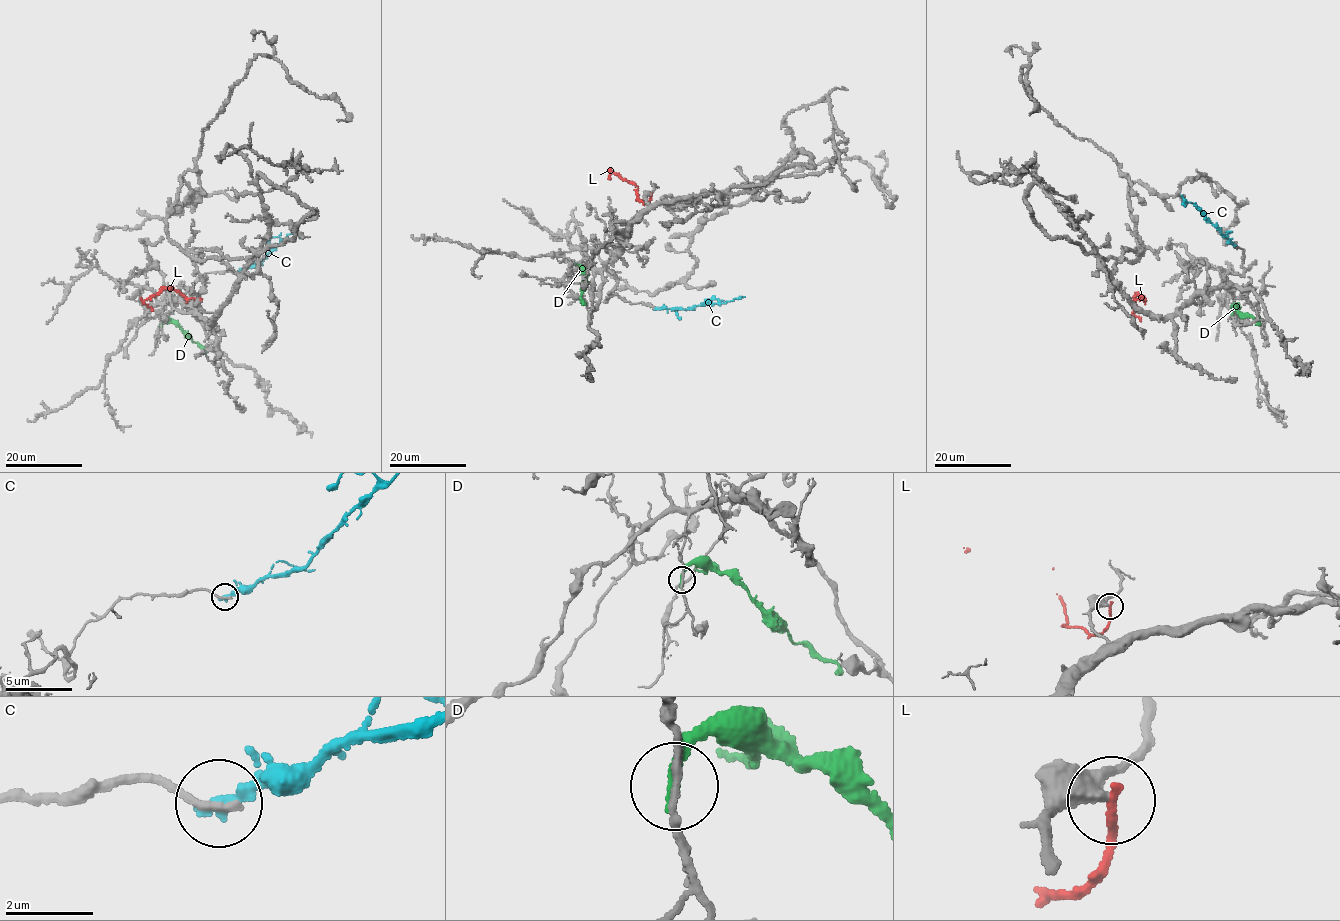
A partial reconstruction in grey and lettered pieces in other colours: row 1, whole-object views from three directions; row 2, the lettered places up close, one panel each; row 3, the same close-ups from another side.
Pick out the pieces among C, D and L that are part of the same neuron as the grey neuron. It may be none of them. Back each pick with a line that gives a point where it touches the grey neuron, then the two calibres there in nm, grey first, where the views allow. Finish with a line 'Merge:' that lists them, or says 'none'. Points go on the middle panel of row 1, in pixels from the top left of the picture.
Merge: none

